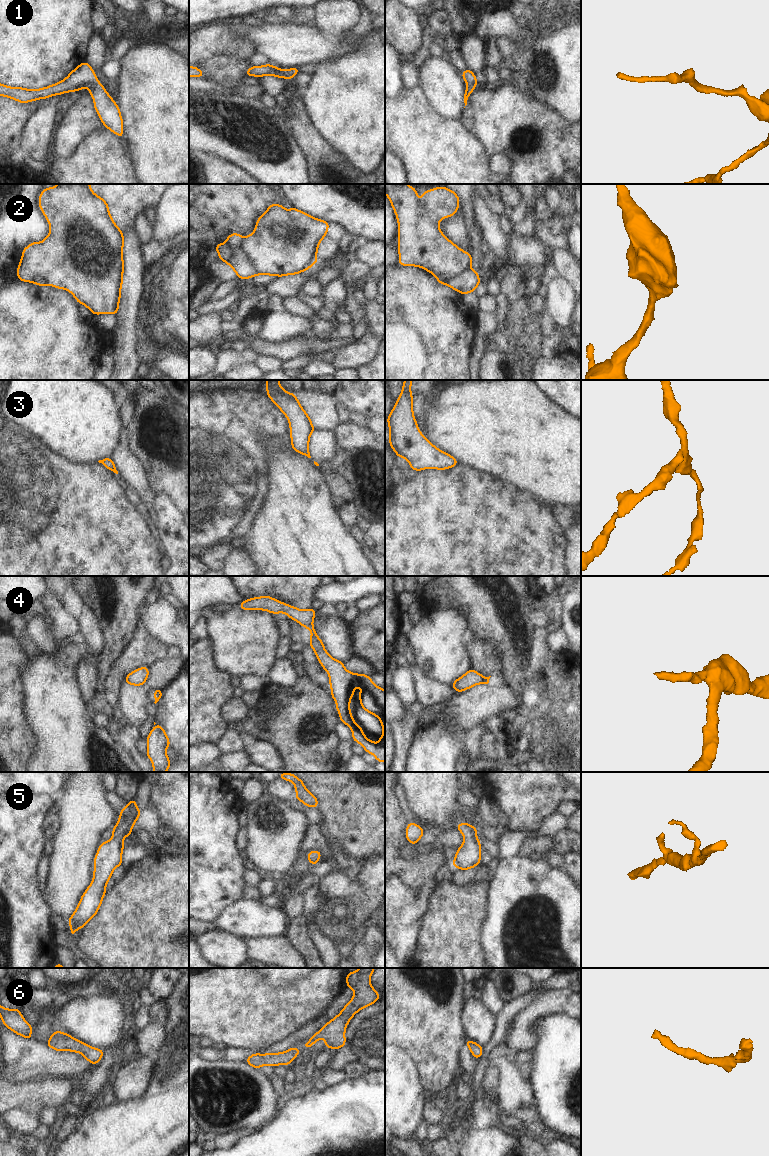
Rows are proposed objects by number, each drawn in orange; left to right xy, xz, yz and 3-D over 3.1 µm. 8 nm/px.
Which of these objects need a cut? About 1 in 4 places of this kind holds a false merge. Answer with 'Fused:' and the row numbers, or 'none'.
Fused: 2

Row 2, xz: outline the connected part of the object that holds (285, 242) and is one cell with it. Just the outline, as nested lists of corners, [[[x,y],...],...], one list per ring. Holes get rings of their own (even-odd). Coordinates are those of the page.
[[[270,204],[268,210],[257,219],[254,232],[244,238],[241,250],[251,261],[258,275],[276,275],[278,277],[295,275],[308,270],[318,262],[319,242],[326,237],[328,229],[329,223],[327,221],[312,217],[294,207],[286,210],[280,204]]]

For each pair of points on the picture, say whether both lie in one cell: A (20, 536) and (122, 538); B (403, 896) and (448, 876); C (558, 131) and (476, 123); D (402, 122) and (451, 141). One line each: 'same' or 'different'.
A: same
B: different
C: same
D: same

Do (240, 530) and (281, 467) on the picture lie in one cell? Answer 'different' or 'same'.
different

